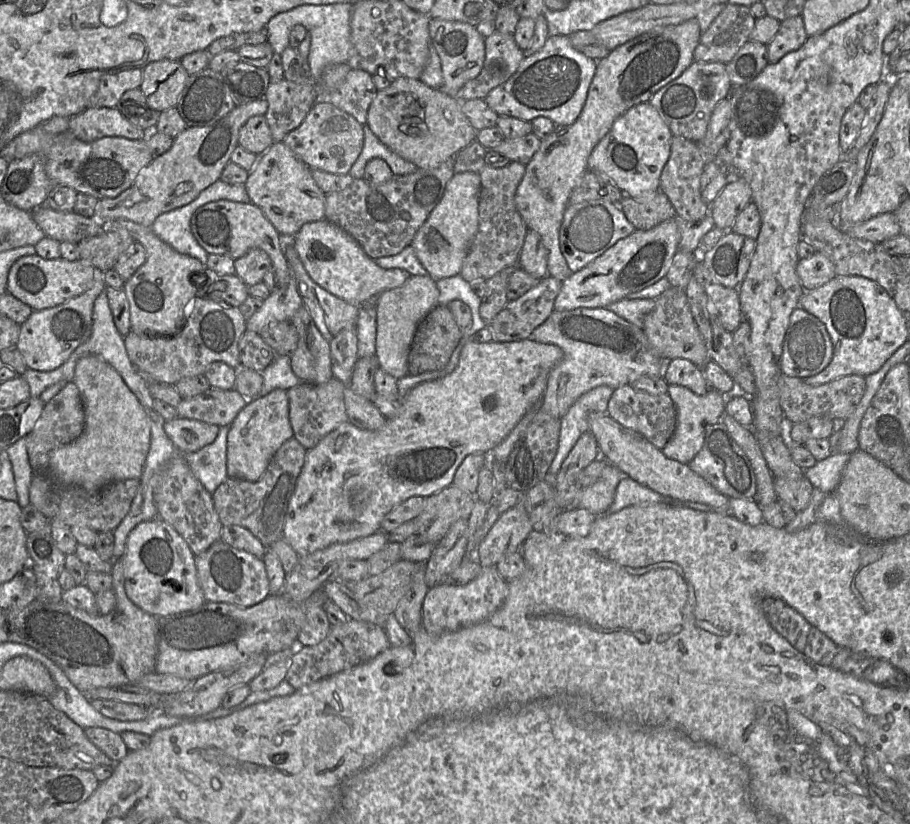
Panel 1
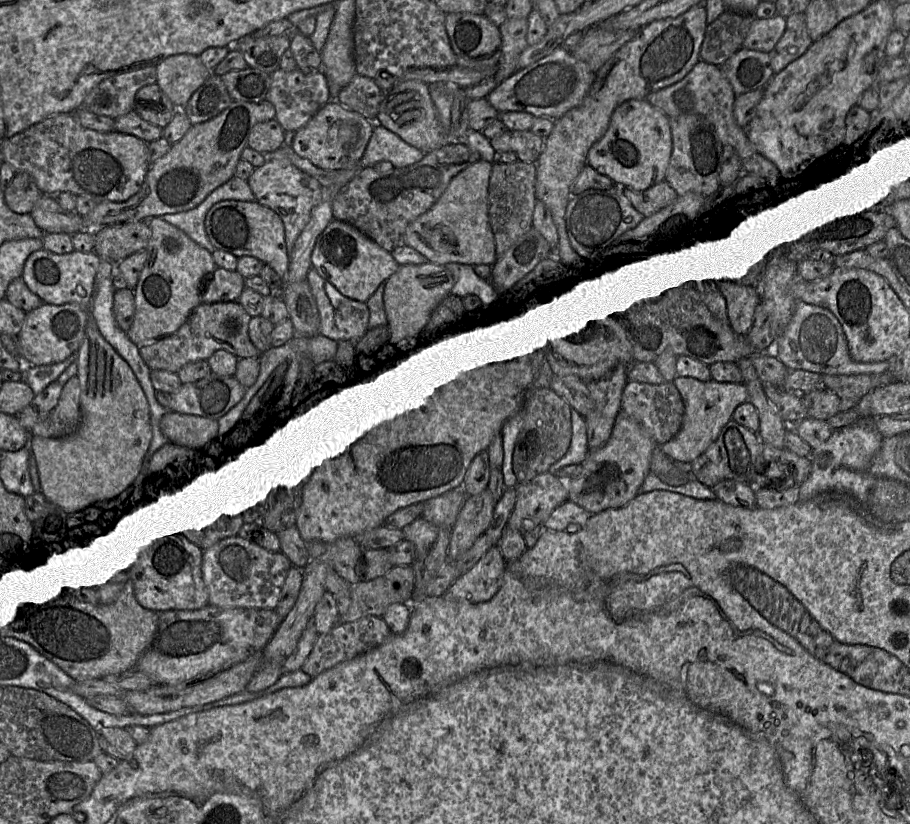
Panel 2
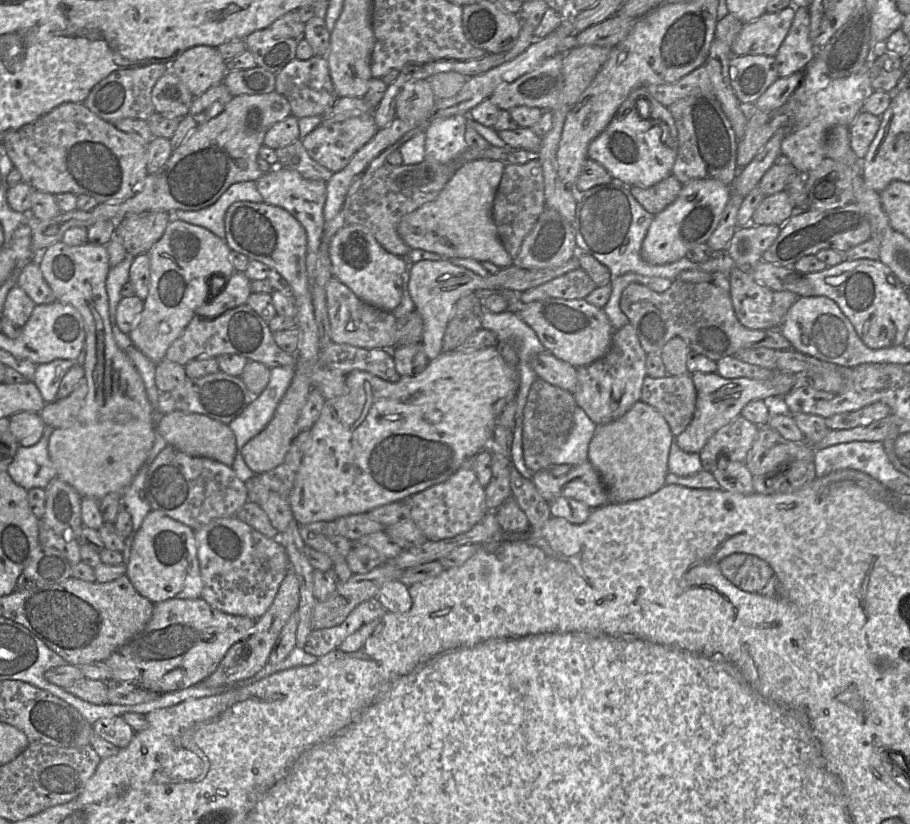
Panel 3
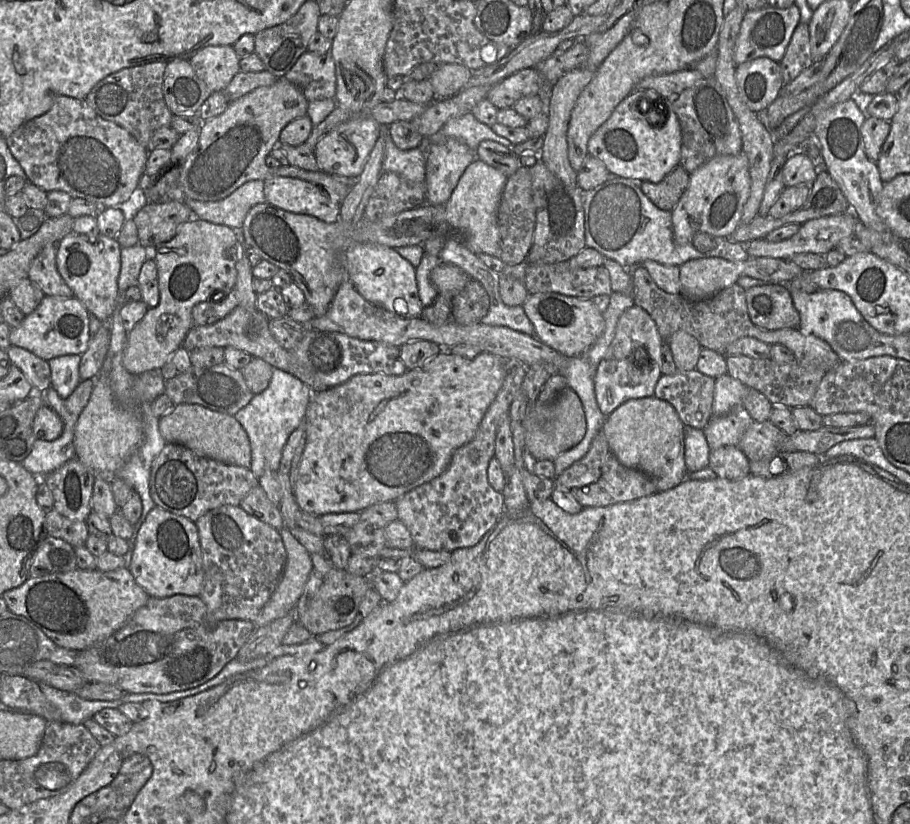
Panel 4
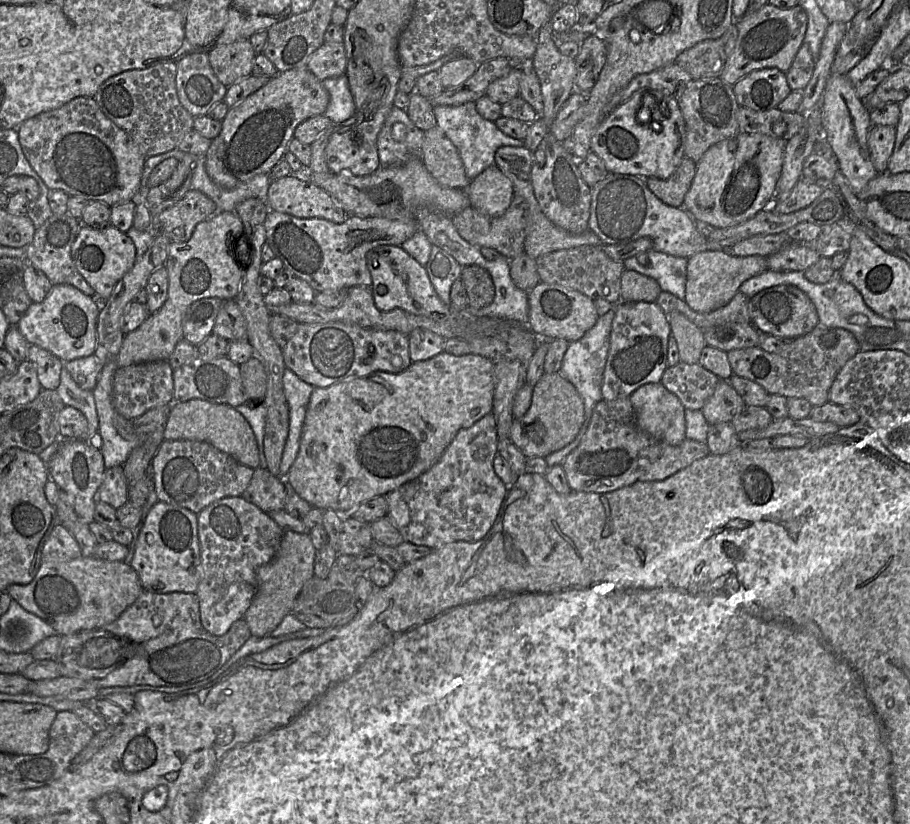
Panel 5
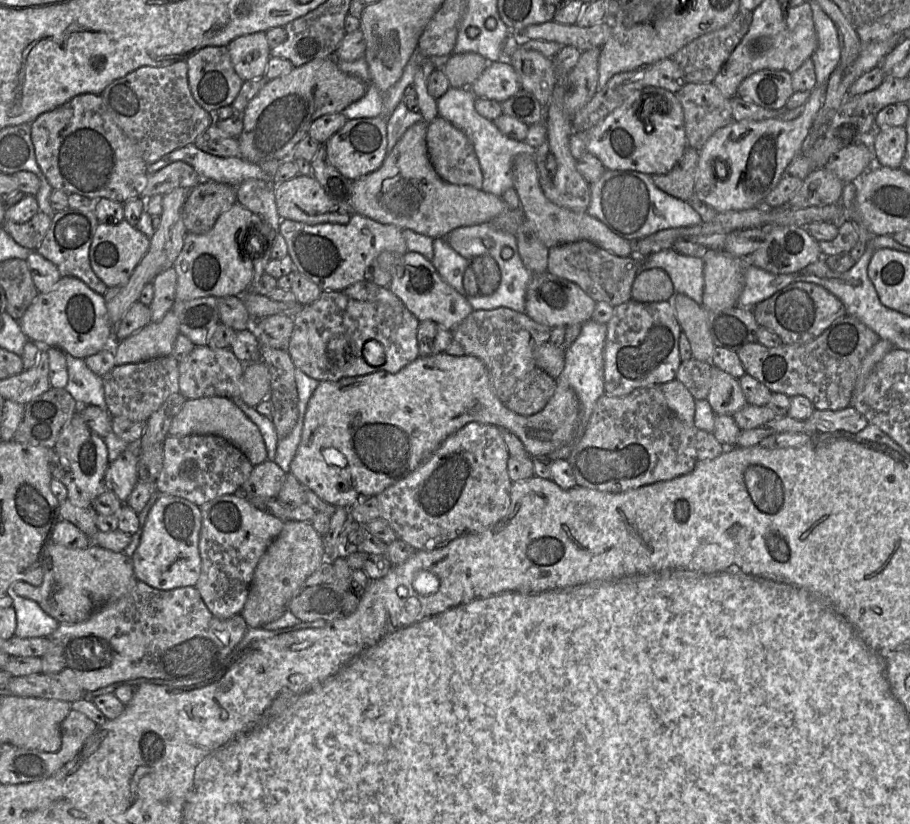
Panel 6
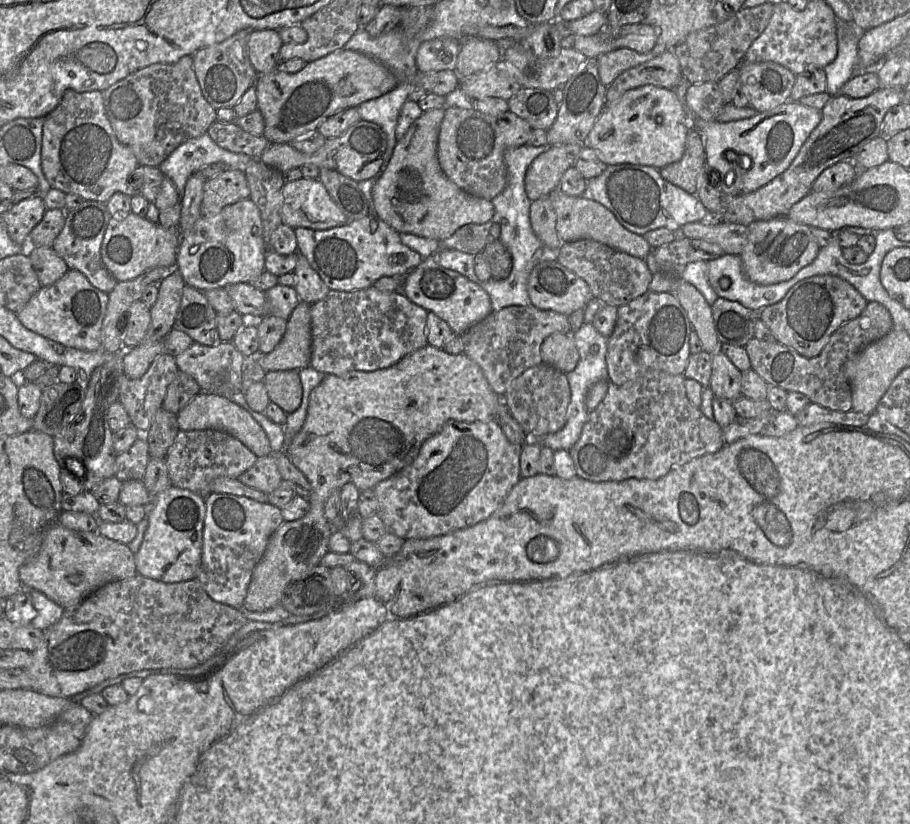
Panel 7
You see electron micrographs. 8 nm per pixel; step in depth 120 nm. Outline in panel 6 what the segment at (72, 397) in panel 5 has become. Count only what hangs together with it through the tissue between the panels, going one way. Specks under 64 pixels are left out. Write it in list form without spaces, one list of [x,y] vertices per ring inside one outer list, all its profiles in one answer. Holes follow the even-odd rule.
[[[65,354],[65,360],[68,372],[65,390],[78,405],[93,405],[106,409],[103,377],[92,372],[84,359]]]

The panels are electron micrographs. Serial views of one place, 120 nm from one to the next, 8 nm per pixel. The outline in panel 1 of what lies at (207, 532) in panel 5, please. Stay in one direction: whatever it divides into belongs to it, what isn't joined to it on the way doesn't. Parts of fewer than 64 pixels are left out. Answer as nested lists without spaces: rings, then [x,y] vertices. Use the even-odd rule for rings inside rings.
[[[220,539],[206,551],[195,556],[197,578],[208,602],[228,603],[239,607],[251,607],[270,595],[269,580],[262,559],[235,549]]]

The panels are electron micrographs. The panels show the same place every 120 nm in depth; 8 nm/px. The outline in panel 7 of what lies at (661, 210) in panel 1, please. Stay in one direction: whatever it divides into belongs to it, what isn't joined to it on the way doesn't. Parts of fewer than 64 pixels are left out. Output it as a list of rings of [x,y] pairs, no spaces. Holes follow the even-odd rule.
[[[690,128],[686,137],[683,157],[673,164],[659,169],[666,181],[680,187],[689,194],[696,194],[699,187],[700,174],[705,167],[705,150],[701,133]]]

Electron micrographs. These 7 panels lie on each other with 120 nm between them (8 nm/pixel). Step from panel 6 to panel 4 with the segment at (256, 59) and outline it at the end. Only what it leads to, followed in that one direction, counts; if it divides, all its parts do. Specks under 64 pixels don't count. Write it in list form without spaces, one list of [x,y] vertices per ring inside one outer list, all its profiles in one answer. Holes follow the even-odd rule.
[[[211,45],[189,57],[198,78],[213,92],[223,91],[240,72],[240,58],[232,45]]]

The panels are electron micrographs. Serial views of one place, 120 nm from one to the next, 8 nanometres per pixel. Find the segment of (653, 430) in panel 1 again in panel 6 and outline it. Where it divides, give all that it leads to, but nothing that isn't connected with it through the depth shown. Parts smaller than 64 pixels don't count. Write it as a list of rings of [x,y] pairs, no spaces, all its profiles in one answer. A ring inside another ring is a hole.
[[[694,358],[682,361],[675,379],[680,381],[695,400],[707,399],[711,387],[712,364]]]

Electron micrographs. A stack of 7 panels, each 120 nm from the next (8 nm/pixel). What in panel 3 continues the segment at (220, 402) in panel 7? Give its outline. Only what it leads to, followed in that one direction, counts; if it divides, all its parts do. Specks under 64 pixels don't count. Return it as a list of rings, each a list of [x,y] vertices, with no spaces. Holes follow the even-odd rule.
[[[174,409],[160,418],[157,432],[167,441],[169,446],[173,446],[190,456],[206,457],[228,466],[232,466],[235,461],[237,443],[234,432],[228,424],[208,416]]]

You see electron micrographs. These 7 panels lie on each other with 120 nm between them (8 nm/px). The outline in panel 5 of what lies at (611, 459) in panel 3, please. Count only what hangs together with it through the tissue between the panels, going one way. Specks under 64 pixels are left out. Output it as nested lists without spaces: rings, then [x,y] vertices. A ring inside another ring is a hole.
[[[662,383],[640,387],[630,401],[637,426],[643,432],[672,446],[686,440],[686,409]]]

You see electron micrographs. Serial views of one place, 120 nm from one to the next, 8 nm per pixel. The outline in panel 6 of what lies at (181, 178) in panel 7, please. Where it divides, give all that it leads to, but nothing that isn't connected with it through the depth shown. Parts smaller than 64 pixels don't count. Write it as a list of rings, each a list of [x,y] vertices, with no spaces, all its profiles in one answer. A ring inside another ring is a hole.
[[[194,143],[185,145],[164,155],[147,166],[147,173],[153,174],[175,161],[191,165],[203,180],[226,183],[237,187],[247,179],[272,180],[259,164],[251,163],[239,156],[220,157],[200,150]]]

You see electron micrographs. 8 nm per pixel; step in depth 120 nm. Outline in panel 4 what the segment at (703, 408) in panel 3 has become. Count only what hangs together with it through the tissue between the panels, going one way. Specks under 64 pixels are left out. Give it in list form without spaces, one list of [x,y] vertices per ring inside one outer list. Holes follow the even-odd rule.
[[[725,374],[715,379],[712,417],[723,416],[743,406],[749,387]]]

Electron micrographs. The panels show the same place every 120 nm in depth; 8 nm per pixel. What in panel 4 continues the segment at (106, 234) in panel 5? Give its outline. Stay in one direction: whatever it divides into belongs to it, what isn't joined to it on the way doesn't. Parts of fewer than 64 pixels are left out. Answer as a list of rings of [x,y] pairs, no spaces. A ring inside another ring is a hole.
[[[69,233],[59,242],[56,257],[58,272],[90,315],[102,323],[109,322],[117,305],[118,279],[121,270],[121,250],[116,238],[100,235],[87,237]]]

